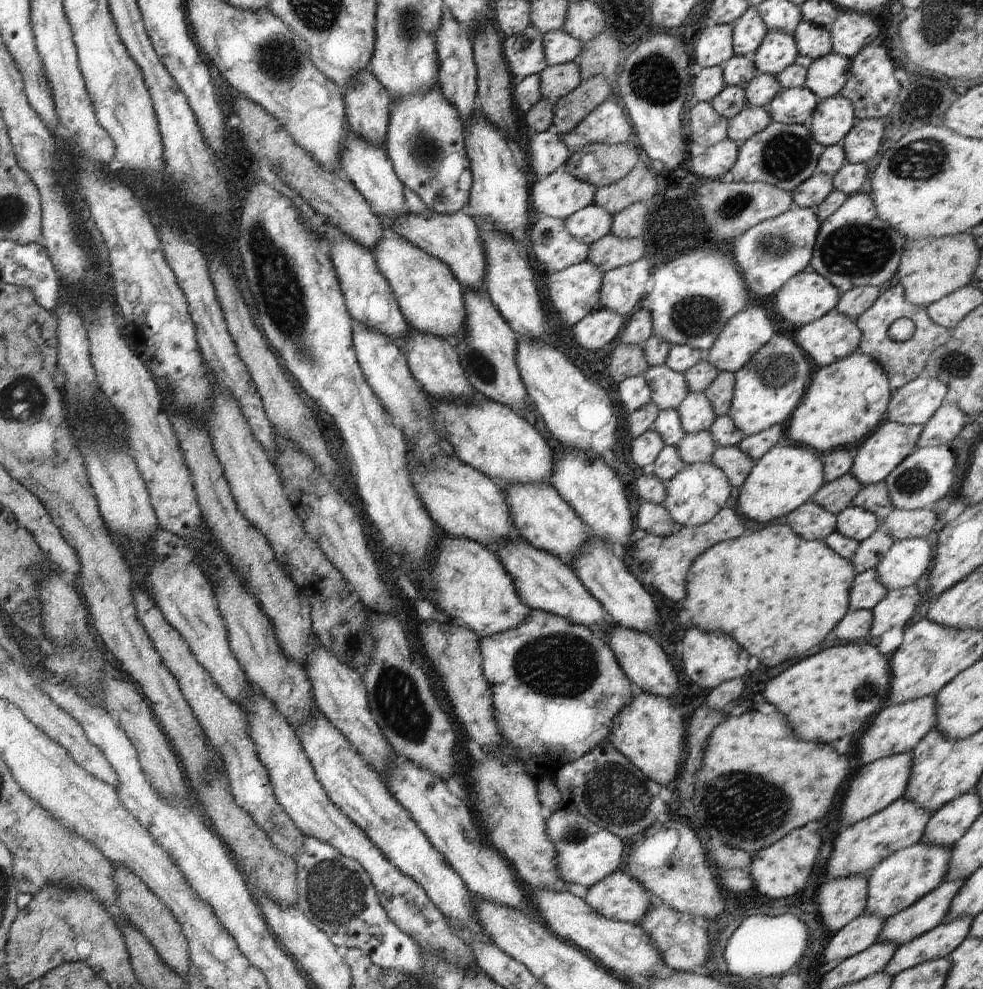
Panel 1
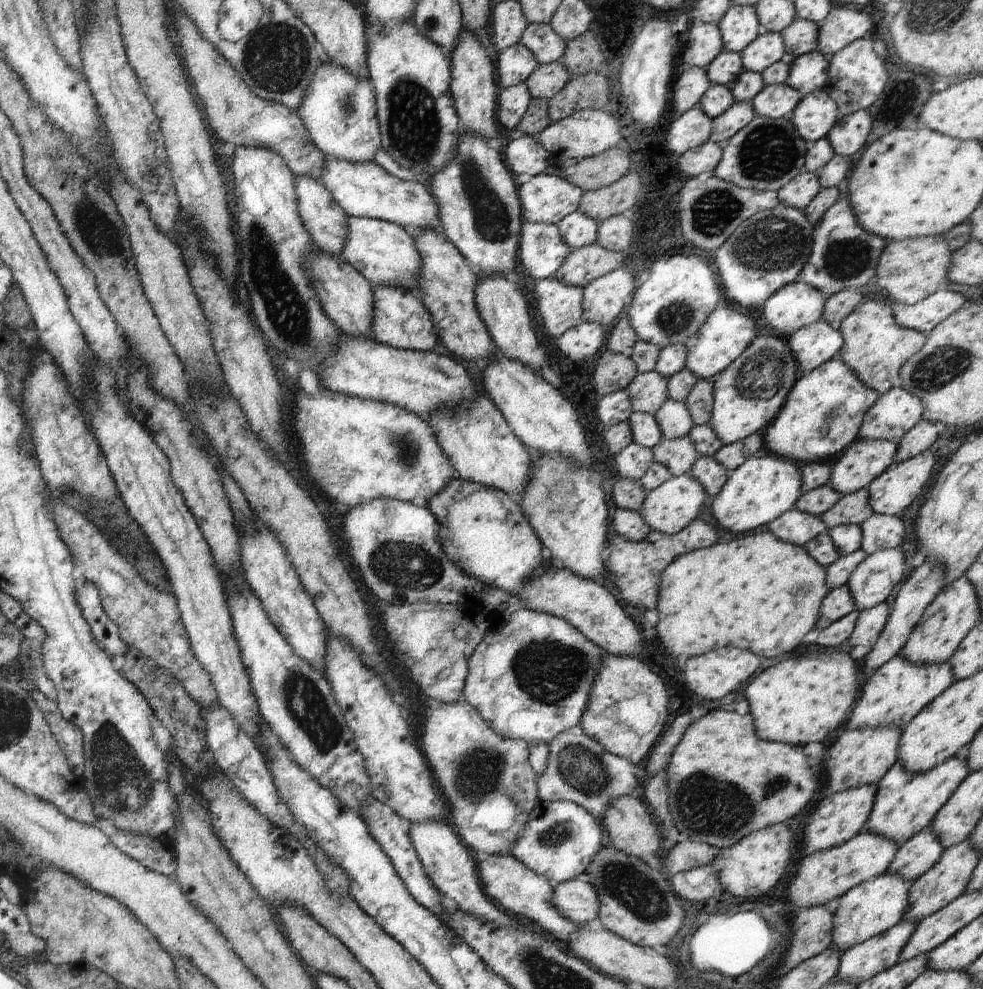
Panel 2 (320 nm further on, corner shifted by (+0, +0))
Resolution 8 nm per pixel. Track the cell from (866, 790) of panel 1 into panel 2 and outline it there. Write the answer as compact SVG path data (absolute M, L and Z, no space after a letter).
M869 784L825 796L816 806L816 810L810 814L808 826L804 828L802 856L807 857L818 851L830 850L858 834L868 820L875 801L876 791L876 784Z

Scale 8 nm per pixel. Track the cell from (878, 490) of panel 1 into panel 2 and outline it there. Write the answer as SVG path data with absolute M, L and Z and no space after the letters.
M866 489L842 495L825 513L818 517L828 529L840 525L860 526L875 513L873 508L870 508L868 497Z

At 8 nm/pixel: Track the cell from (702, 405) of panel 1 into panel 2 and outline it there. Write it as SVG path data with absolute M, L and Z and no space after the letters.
M670 398L653 414L664 439L684 438L695 425L685 402Z

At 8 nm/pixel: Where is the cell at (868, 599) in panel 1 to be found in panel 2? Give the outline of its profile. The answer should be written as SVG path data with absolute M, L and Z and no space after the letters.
M847 585L831 590L823 599L814 629L822 630L856 610Z

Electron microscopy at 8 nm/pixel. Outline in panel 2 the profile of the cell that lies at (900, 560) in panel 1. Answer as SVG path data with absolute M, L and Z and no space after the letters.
M900 547L867 555L853 570L846 584L856 610L860 612L884 603L908 572L908 561Z

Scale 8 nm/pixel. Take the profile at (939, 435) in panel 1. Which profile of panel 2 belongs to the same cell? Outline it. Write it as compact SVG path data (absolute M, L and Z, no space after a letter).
M922 419L914 428L906 432L897 444L895 462L904 462L922 452L924 453L936 442L938 433L938 426L935 423Z

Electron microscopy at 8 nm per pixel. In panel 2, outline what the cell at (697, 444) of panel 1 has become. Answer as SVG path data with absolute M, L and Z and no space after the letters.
M690 437L668 440L662 439L651 448L654 461L662 463L674 477L689 473L695 460L700 457Z

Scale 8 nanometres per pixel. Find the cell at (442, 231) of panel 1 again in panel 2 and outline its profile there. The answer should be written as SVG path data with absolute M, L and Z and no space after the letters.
M325 155L323 164L319 182L328 189L348 216L385 220L411 232L421 232L422 229L441 231L437 200L428 193L427 186L418 180L405 181L396 178L375 161L353 163Z

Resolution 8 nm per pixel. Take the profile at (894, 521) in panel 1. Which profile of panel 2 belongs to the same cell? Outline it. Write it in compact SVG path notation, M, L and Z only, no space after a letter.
M874 513L861 525L861 549L867 554L874 554L877 550L900 547L904 540L904 523L901 515L883 515Z

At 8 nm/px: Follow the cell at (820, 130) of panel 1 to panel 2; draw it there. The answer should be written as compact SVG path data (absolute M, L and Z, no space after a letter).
M818 89L801 98L789 119L805 141L815 143L826 137L836 121L840 120L837 108L834 99Z

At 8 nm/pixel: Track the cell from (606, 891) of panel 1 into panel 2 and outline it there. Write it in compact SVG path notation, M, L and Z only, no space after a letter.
M575 878L554 884L553 905L578 926L598 916L599 900L594 887Z

